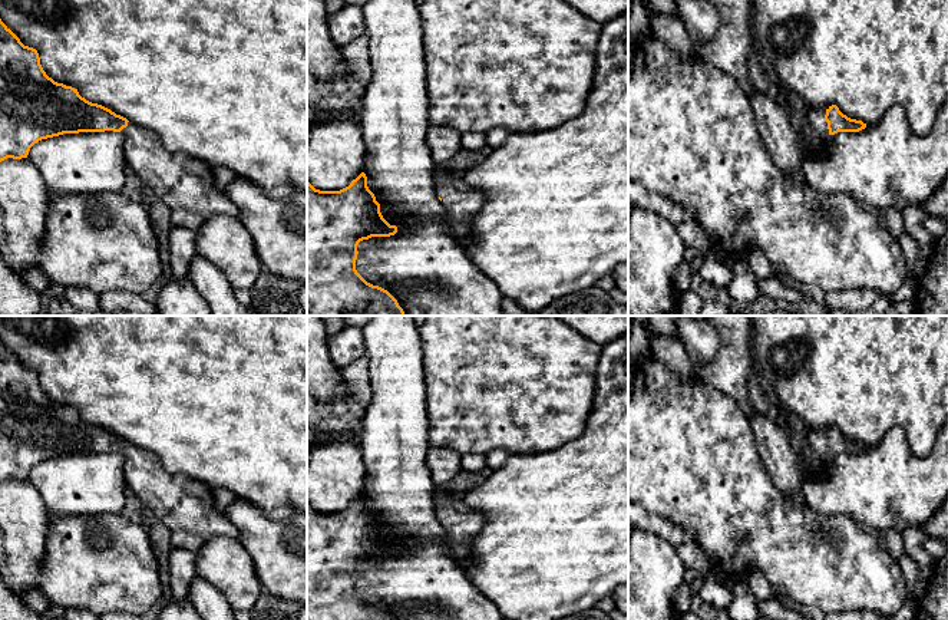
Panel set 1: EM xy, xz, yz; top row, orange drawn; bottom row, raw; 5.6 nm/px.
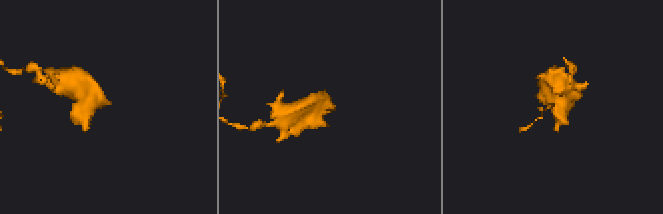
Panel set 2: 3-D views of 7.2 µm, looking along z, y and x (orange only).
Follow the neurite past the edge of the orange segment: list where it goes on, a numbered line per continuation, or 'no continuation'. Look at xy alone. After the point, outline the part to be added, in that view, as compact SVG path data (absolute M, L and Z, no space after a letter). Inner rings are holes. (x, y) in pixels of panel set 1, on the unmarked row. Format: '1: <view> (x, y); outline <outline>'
1: xy (179, 503); outline M132 442L120 455L128 461L128 488L168 530L185 531L202 540L238 538L235 525L214 507L209 487L182 474L171 474L156 455Z

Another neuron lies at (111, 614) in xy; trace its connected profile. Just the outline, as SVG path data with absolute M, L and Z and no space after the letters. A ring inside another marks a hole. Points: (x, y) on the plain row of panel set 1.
M108 611L100 614L99 620L143 620L143 617L128 611Z

